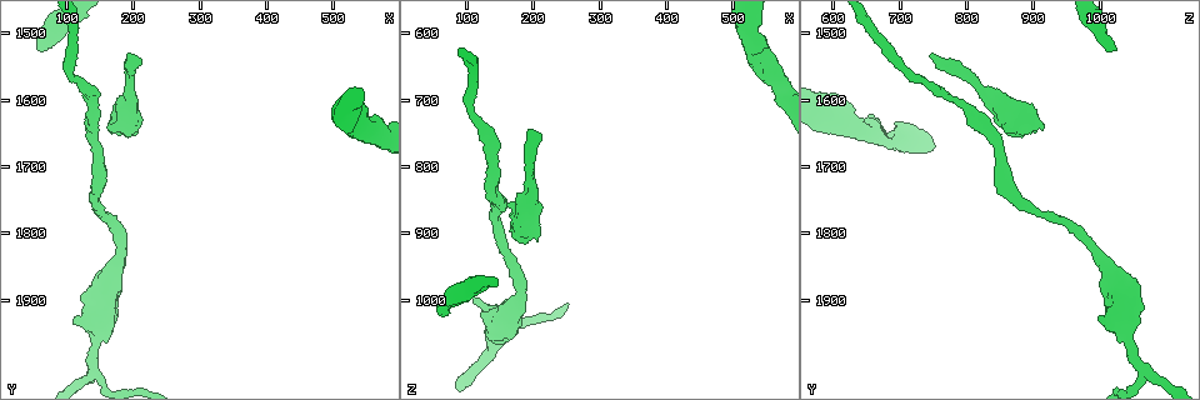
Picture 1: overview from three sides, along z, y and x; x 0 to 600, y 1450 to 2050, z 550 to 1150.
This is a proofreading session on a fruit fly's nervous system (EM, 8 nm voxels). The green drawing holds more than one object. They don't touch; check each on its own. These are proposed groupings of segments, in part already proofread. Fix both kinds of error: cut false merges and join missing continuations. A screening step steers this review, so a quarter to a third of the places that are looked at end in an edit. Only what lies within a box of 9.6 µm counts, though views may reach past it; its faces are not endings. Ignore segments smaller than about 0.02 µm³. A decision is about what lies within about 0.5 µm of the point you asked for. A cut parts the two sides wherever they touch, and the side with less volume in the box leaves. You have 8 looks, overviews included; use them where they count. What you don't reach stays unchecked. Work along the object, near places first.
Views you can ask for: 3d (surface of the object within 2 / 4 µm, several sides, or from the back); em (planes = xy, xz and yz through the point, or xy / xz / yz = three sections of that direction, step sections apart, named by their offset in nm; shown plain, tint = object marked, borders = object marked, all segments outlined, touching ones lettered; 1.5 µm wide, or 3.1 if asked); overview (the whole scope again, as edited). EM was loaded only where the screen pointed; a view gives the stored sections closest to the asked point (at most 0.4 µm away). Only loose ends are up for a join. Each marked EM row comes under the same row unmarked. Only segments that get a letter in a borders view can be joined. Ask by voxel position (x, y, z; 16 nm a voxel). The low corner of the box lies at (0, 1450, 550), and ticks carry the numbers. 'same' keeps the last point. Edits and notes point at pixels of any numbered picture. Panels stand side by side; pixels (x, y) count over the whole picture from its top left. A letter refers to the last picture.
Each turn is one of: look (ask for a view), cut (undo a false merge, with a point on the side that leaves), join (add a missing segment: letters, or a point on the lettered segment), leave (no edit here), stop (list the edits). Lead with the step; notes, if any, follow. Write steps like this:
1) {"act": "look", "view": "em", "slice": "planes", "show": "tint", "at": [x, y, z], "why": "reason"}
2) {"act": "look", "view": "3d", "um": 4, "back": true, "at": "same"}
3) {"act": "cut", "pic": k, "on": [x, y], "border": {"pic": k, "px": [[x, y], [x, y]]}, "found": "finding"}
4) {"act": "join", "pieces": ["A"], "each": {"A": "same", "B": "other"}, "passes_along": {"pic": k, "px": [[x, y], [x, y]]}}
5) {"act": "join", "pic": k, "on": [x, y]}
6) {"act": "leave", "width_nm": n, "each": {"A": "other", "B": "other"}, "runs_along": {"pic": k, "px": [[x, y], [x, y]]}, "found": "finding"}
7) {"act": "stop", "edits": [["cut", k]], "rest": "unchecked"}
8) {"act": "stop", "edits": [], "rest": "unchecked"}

{"act": "look", "view": "em", "um": 3.1, "slice": "planes", "show": "tint", "at": [115, 1925, 1000], "why": "an open end"}

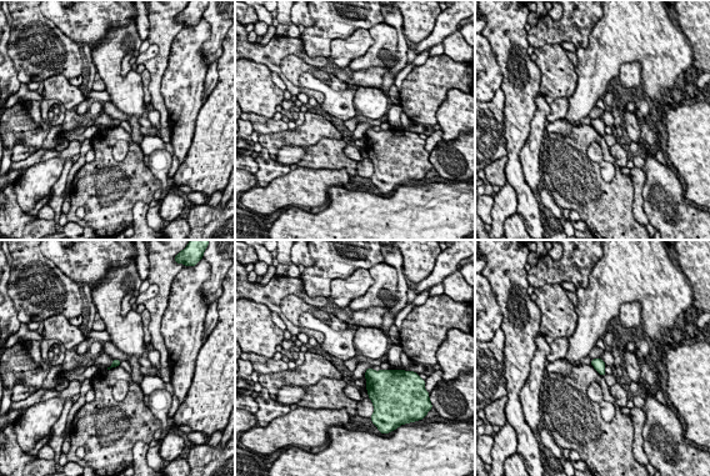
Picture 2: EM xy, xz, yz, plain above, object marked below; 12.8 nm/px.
{"act": "look", "view": "em", "um": 3.1, "slice": "planes", "show": "borders", "at": "same"}

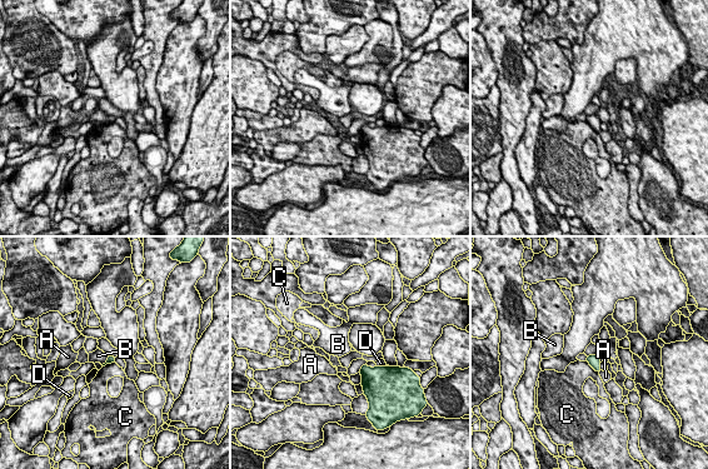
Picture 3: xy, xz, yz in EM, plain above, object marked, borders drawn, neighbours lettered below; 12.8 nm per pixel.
{"act": "leave", "each": {"A": "other", "B": "other", "C": "other", "D": "other"}, "found": "no lettered segment goes on from it"}

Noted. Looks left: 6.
{"act": "look", "view": "em", "slice": "yz", "step": 8, "show": "tint", "at": [190, 1555, 800]}

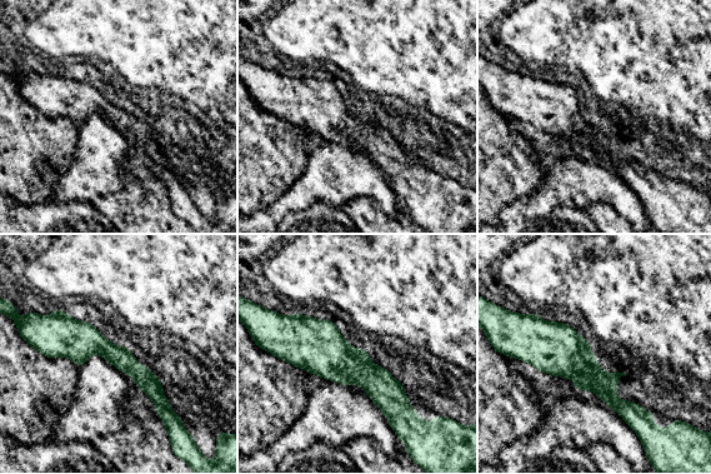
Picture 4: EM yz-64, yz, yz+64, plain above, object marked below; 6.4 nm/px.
{"act": "look", "view": "em", "slice": "yz", "step": 8, "show": "borders", "at": "same"}

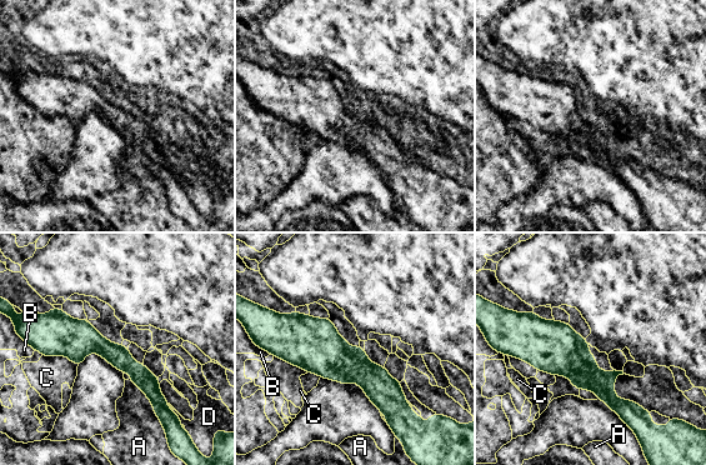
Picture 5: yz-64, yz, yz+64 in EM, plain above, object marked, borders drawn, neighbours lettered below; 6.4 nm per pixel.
{"act": "leave", "width_nm": 80, "longest_contact_nm": ["A", 380], "each": {"A": "other", "B": "other", "C": "other", "D": "other"}, "found": "one neuron here"}

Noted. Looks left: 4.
{"act": "look", "view": "em", "slice": "xy", "step": 4, "show": "borders", "at": [205, 1635, 910], "why": "branch stops here"}

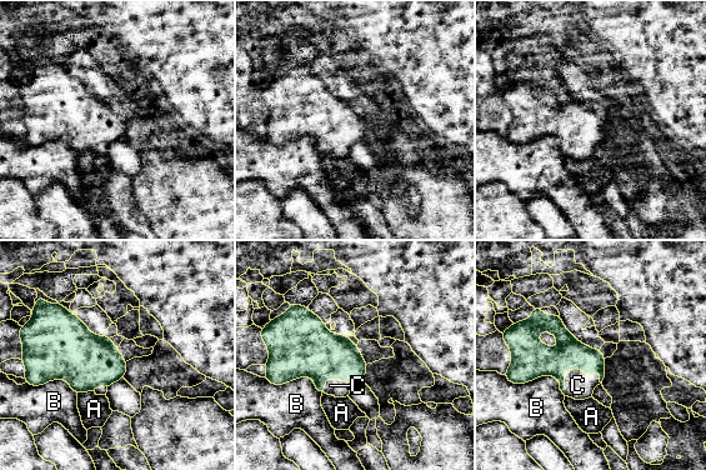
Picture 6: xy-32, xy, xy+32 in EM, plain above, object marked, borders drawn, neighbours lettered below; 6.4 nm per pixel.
{"act": "look", "view": "em", "slice": "planes", "show": "borders", "at": "same", "why": "cut it another way"}

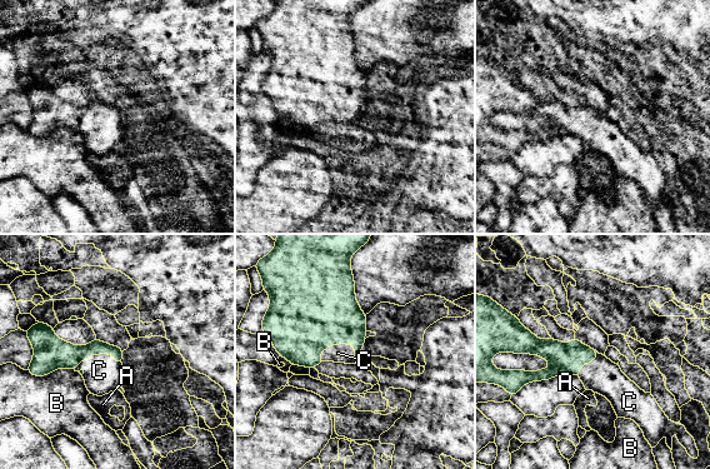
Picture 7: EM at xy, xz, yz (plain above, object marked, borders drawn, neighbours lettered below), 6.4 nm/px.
{"act": "join", "pieces": ["C"], "each": {"A": "other", "B": "other", "C": "same"}, "found": "it goes on there"}

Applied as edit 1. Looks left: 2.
{"act": "stop", "edits": [["join", 7]], "rest": "unchecked"}

